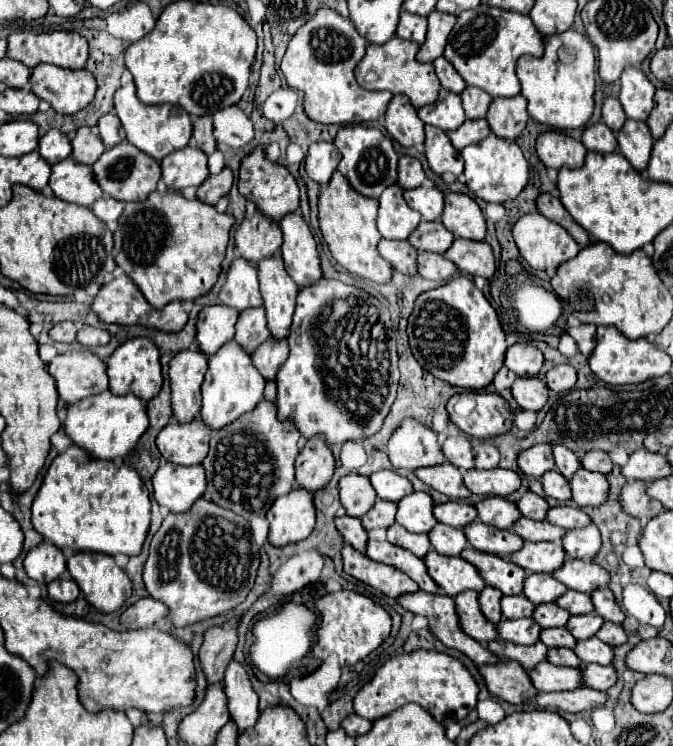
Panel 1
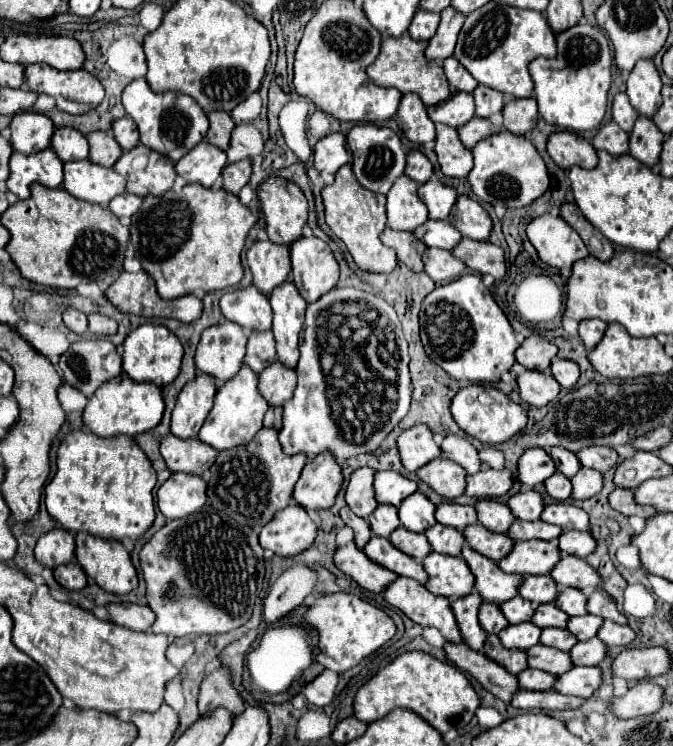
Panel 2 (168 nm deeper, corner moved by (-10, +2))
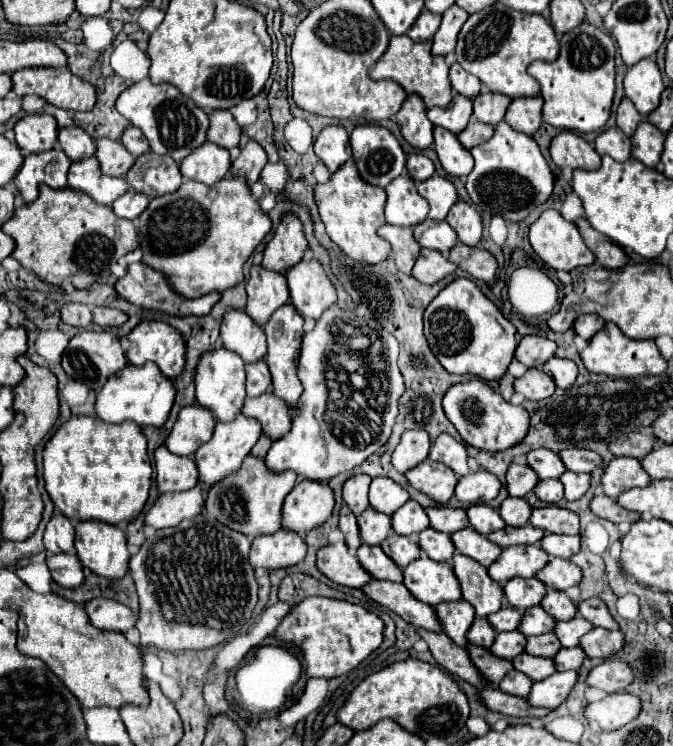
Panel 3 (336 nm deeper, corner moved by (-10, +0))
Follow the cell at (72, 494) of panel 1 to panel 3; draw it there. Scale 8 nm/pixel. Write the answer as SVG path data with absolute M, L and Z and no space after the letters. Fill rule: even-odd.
M72 416L60 424L42 452L44 488L58 512L72 522L100 520L128 524L144 508L152 484L152 466L146 452L146 436L134 422L108 424L92 416ZM118 514L118 516L96 516Z

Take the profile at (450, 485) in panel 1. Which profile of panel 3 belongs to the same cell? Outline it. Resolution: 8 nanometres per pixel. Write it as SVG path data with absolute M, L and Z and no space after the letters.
M426 458L424 462L408 470L404 476L414 490L424 492L438 504L446 504L454 496L456 476L444 464L436 464Z

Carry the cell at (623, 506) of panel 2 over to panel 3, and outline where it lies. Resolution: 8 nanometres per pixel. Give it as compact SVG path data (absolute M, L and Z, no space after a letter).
M596 494L590 502L590 510L592 514L596 514L598 518L604 518L604 520L610 520L614 524L618 522L636 522L640 516L636 512L630 512L630 510L624 510L620 508L612 498L604 496L604 494Z

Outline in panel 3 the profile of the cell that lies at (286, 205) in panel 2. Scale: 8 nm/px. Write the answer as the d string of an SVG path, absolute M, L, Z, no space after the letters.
M288 214L282 218L274 238L264 248L262 266L272 272L286 274L296 262L304 258L308 244L302 234L302 224L296 216Z

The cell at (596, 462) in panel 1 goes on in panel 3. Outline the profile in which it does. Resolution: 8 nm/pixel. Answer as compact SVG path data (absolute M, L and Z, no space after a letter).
M570 448L570 450L562 450L558 454L566 466L566 470L570 472L586 472L590 474L598 464L600 464L600 456L592 450L576 450L576 448Z

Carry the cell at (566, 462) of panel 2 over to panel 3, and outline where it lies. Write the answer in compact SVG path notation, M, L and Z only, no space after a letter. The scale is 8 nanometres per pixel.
M532 450L526 454L526 464L536 472L540 480L546 478L560 478L560 474L566 470L560 456L552 450Z

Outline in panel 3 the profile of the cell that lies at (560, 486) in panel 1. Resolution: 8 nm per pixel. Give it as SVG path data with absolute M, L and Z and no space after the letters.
M540 480L534 486L534 494L538 500L548 502L548 504L556 504L564 498L562 496L562 484L558 480Z

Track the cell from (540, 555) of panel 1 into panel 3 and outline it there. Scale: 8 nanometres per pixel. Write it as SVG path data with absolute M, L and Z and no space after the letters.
M508 546L502 550L498 560L488 568L488 574L494 582L504 584L514 574L526 574L524 578L532 578L544 564L548 564L548 554L538 546Z

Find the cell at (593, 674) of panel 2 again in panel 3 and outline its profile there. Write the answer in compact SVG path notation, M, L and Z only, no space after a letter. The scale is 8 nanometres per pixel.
M568 670L568 672L556 672L540 682L534 682L530 694L526 696L528 704L532 704L536 708L554 710L556 706L560 706L566 700L568 692L576 684L576 676L578 676L576 672Z

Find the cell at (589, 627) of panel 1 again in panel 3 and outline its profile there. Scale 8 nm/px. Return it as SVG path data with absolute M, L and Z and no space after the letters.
M576 616L576 618L566 620L566 622L556 622L556 626L554 626L552 632L556 634L556 638L560 640L560 644L562 644L564 648L572 648L572 646L578 646L580 638L582 638L588 630L592 630L592 624L586 622L586 620L580 618L580 616Z

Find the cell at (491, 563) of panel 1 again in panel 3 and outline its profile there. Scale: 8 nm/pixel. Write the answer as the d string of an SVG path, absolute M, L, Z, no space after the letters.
M454 554L452 558L452 570L458 578L462 600L474 606L478 616L488 616L502 606L502 588L496 584L484 566L478 562L472 562L472 558L466 558L462 554Z

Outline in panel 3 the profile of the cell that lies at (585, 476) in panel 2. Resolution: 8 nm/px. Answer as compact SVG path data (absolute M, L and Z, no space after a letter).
M566 470L562 474L560 482L564 484L564 498L566 500L578 500L590 488L590 474L576 474L576 472Z

